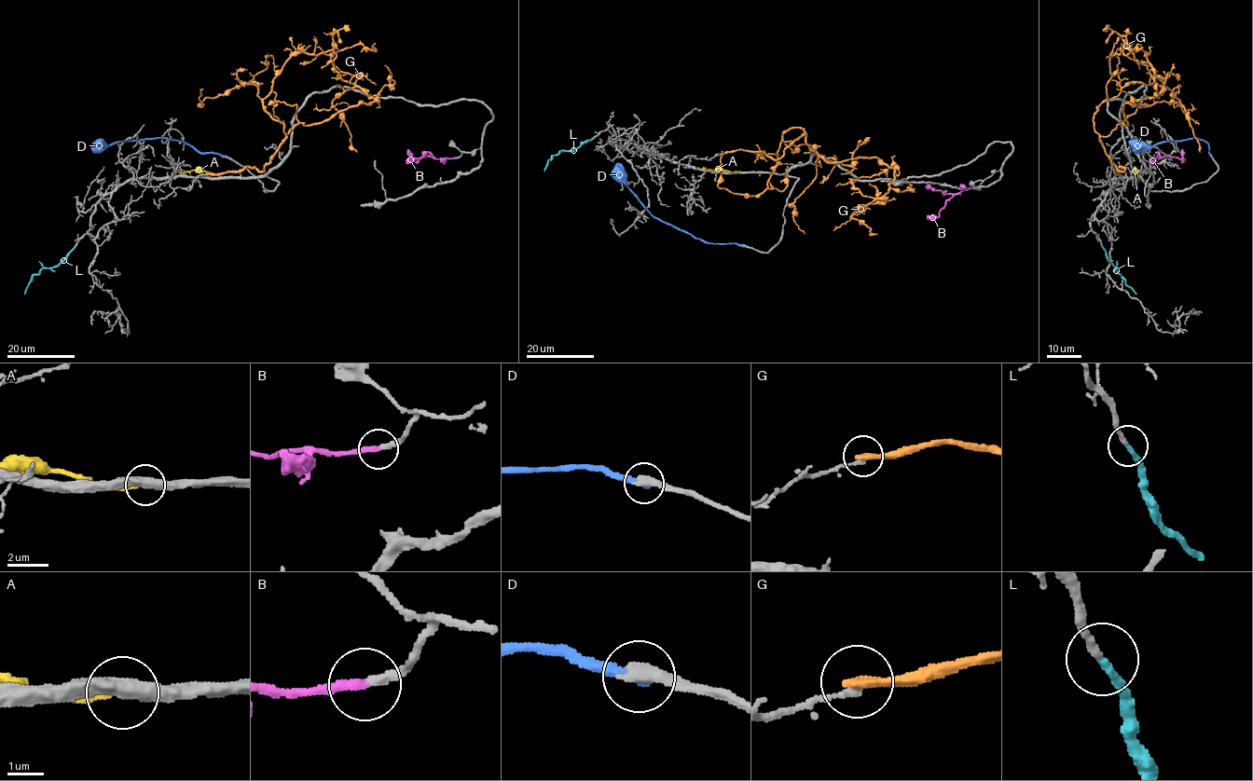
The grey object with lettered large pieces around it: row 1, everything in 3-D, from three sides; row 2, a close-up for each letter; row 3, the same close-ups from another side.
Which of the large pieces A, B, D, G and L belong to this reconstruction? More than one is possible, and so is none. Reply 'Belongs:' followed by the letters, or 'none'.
Belongs: B, L

